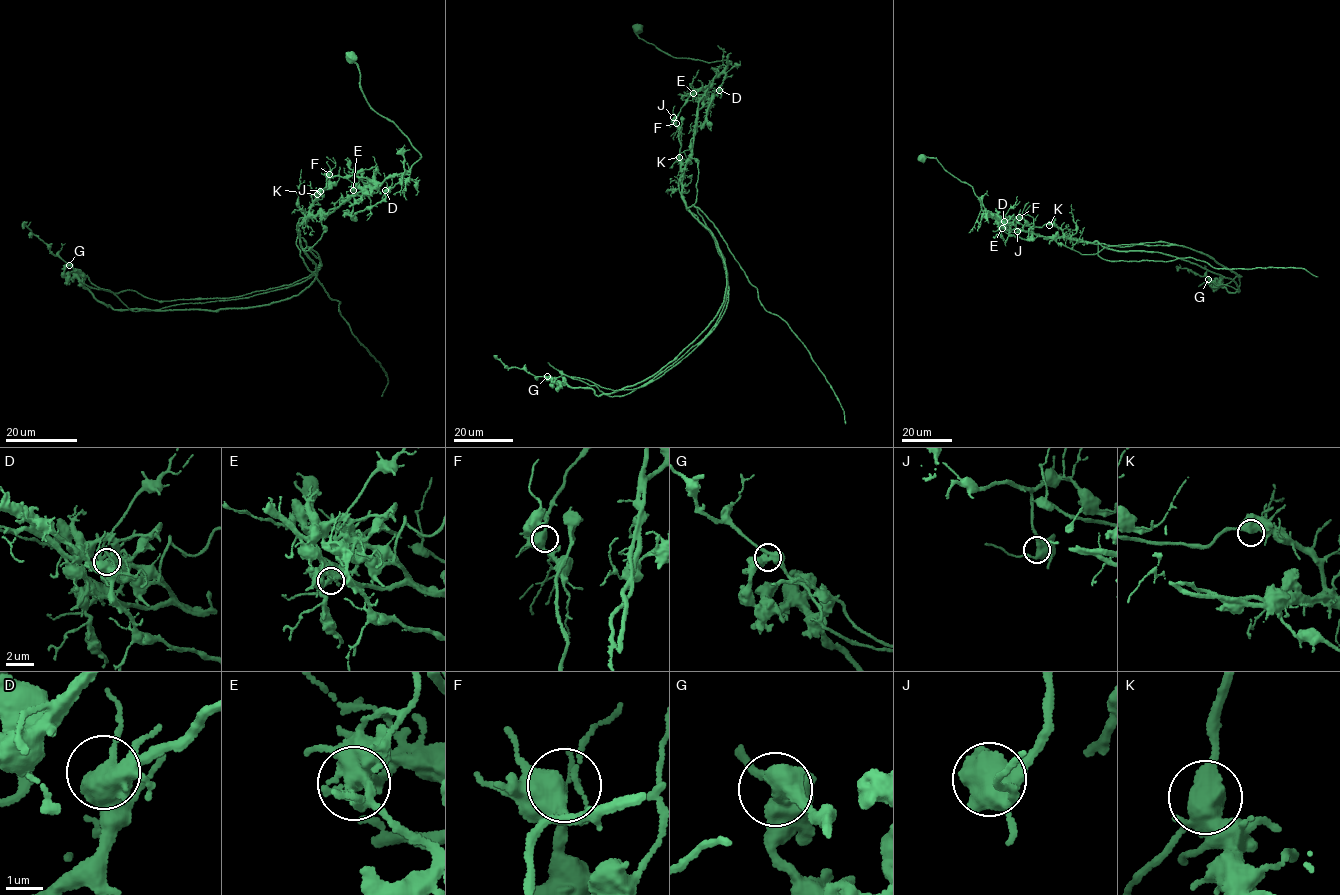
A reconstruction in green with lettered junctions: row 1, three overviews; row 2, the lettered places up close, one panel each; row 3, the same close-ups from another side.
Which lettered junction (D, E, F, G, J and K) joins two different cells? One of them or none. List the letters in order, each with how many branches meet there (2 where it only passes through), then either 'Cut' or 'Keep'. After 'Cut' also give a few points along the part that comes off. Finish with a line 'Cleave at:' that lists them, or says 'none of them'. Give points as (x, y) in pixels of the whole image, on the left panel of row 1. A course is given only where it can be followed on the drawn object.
D: Branches: 3. Keep
E: Branches: 3. Keep
F: Branches: 3. Keep
G: Branches: 3. Cut. Course of the part to remove: (68, 265), (65, 276), (117, 309), (269, 303), (318, 275), (298, 236), (308, 269), (384, 371), (381, 396)
J: Branches: 3. Keep
K: Branches: 3. Keep
Cleave at: G

